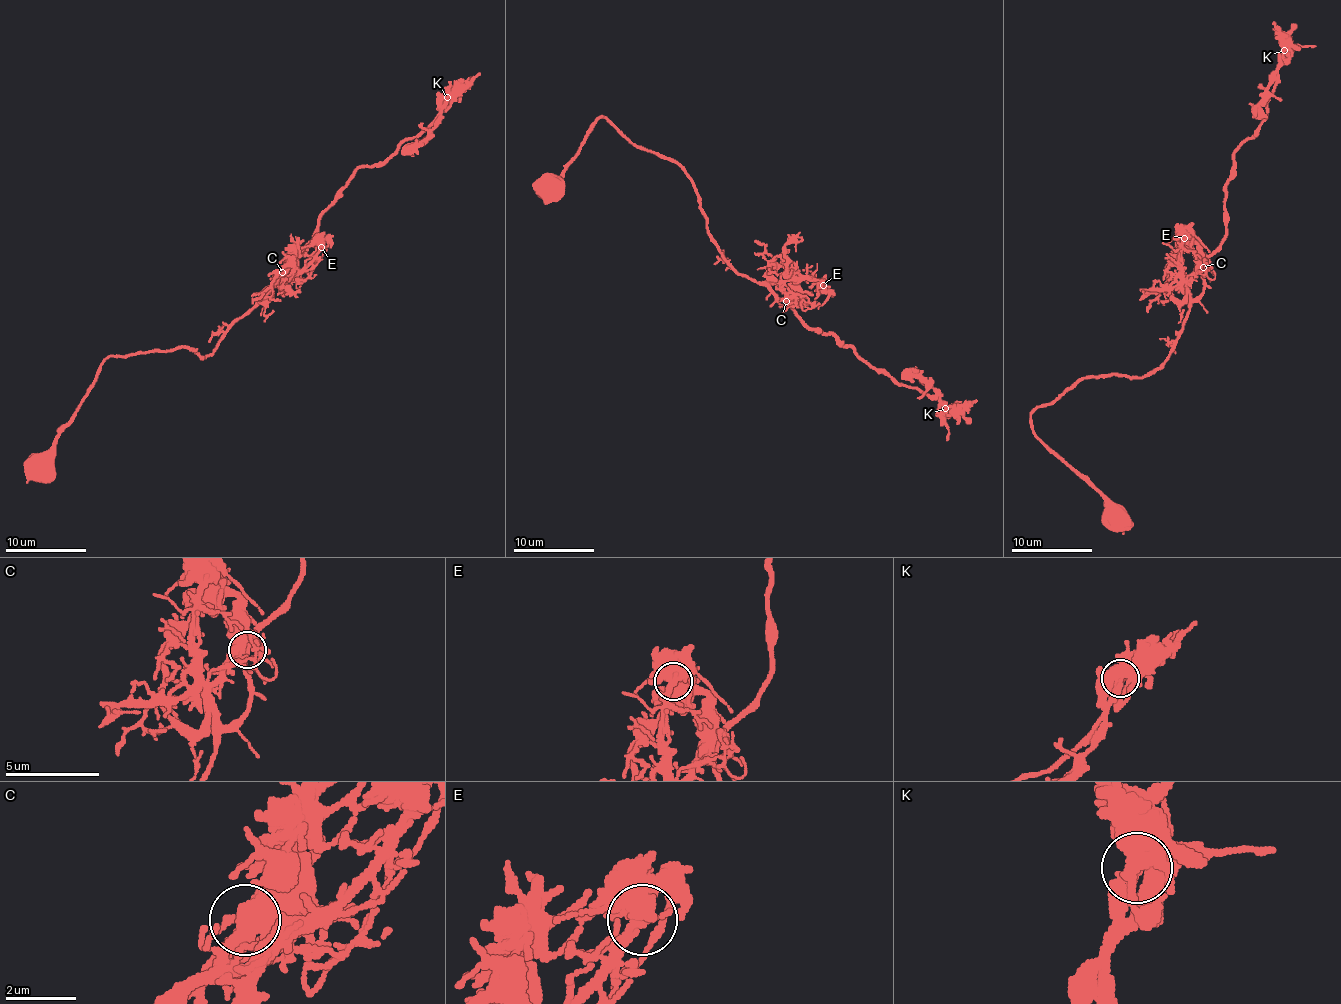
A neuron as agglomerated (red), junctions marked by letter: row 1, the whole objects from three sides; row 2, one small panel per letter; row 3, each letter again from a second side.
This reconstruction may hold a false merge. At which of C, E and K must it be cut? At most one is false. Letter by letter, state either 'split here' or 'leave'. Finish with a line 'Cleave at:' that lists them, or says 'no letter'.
C: leave
E: leave
K: leave
Cleave at: no letter

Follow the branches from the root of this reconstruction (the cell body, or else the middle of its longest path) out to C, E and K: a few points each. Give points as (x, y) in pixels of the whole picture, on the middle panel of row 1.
C: (553, 188), (604, 117), (673, 160), (728, 264), (755, 282), (776, 282), (786, 301)
E: (553, 188), (602, 116), (691, 179), (707, 235), (740, 274), (771, 285), (806, 277), (823, 285)
K: (553, 188), (604, 117), (691, 179), (707, 235), (740, 274), (776, 282), (809, 328), (945, 408)

